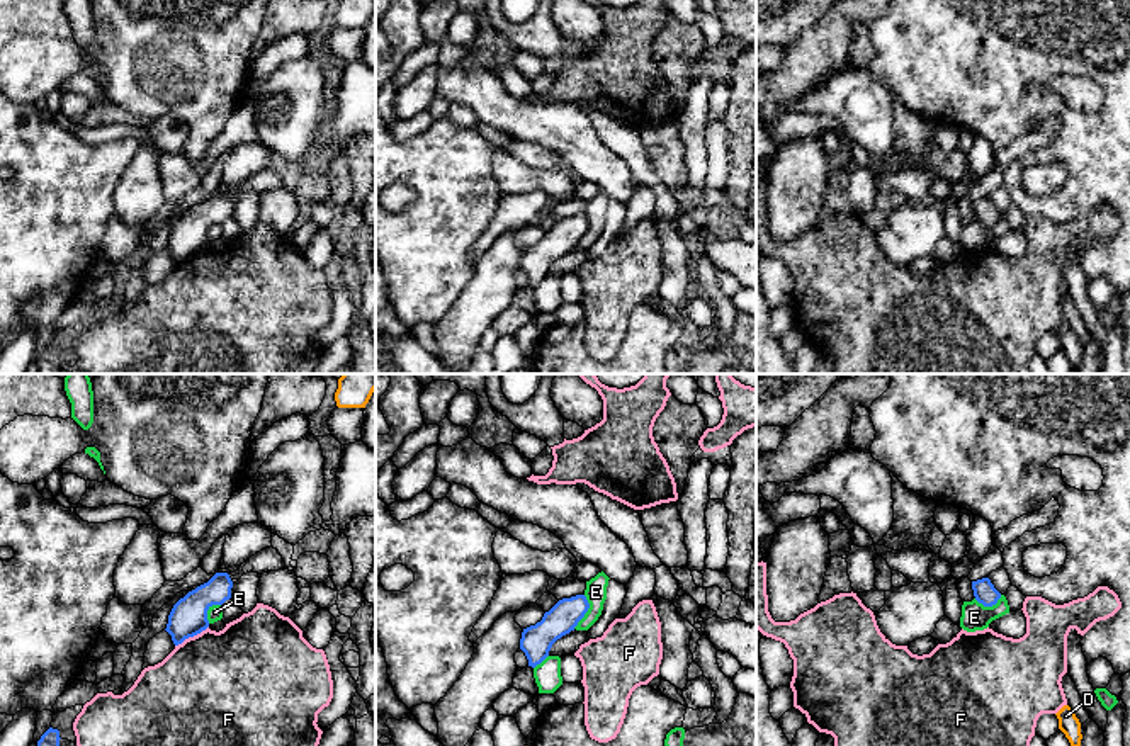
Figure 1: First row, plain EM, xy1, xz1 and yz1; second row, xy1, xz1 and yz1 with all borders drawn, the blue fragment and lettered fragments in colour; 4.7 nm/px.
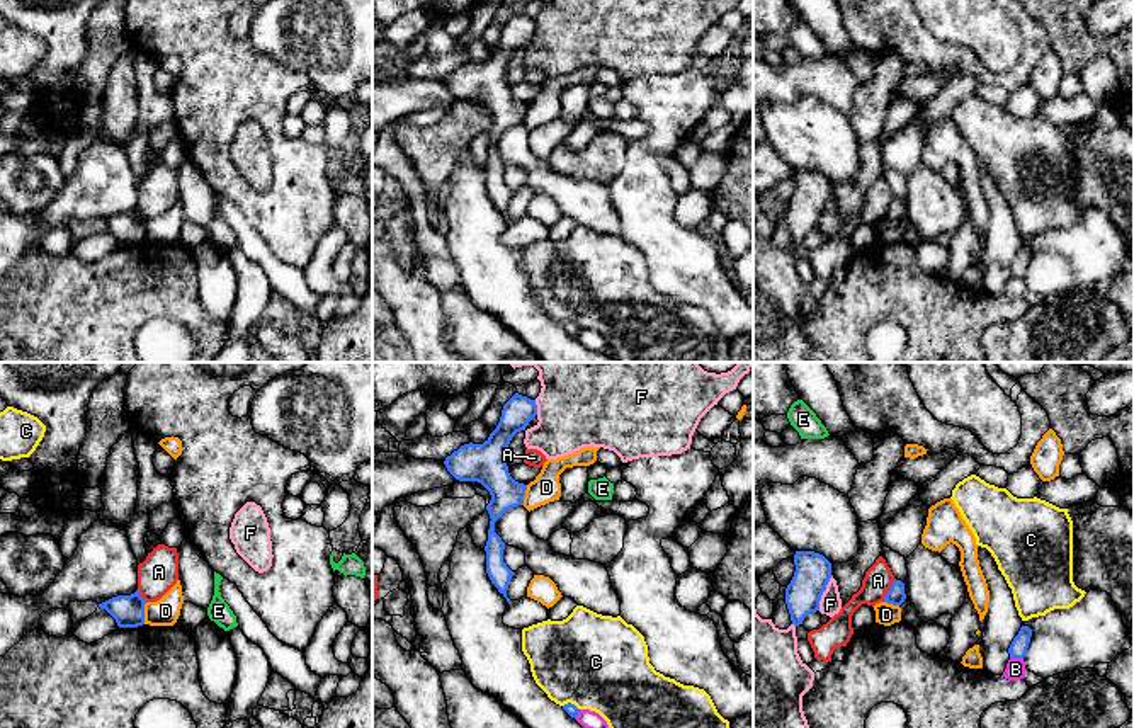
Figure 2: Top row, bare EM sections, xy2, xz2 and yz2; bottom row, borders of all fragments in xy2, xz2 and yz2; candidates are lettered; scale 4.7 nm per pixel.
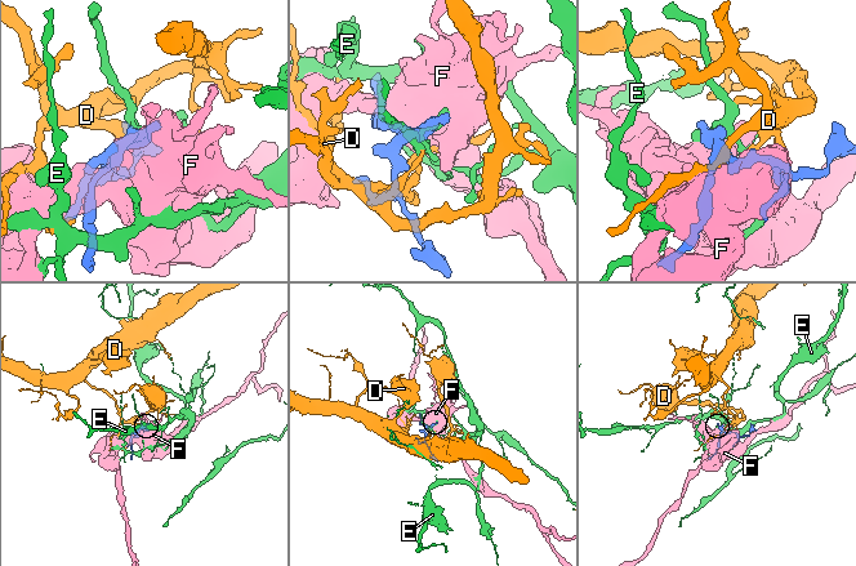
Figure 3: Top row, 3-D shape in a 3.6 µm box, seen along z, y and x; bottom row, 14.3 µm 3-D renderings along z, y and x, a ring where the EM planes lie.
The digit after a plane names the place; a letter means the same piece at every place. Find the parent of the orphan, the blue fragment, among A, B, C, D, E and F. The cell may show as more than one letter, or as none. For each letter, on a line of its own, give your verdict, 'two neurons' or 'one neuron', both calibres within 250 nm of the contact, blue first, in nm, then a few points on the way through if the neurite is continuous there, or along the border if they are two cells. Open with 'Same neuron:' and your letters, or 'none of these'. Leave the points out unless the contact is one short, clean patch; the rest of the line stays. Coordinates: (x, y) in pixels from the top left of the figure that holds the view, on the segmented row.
Same neuron: none of these
A: two neurons; calibres 90 and 140 nm; border yz2 (895, 579), (883, 601)
B: two neurons; calibres 80 and 100 nm
C: two neurons; calibres 60 and 460 nm
D: two neurons; calibres 150 and 130 nm; border xy2 (147, 602), (143, 623)
E: two neurons; calibres 150 and 100 nm
F: two neurons; calibres 170 and 110 nm

